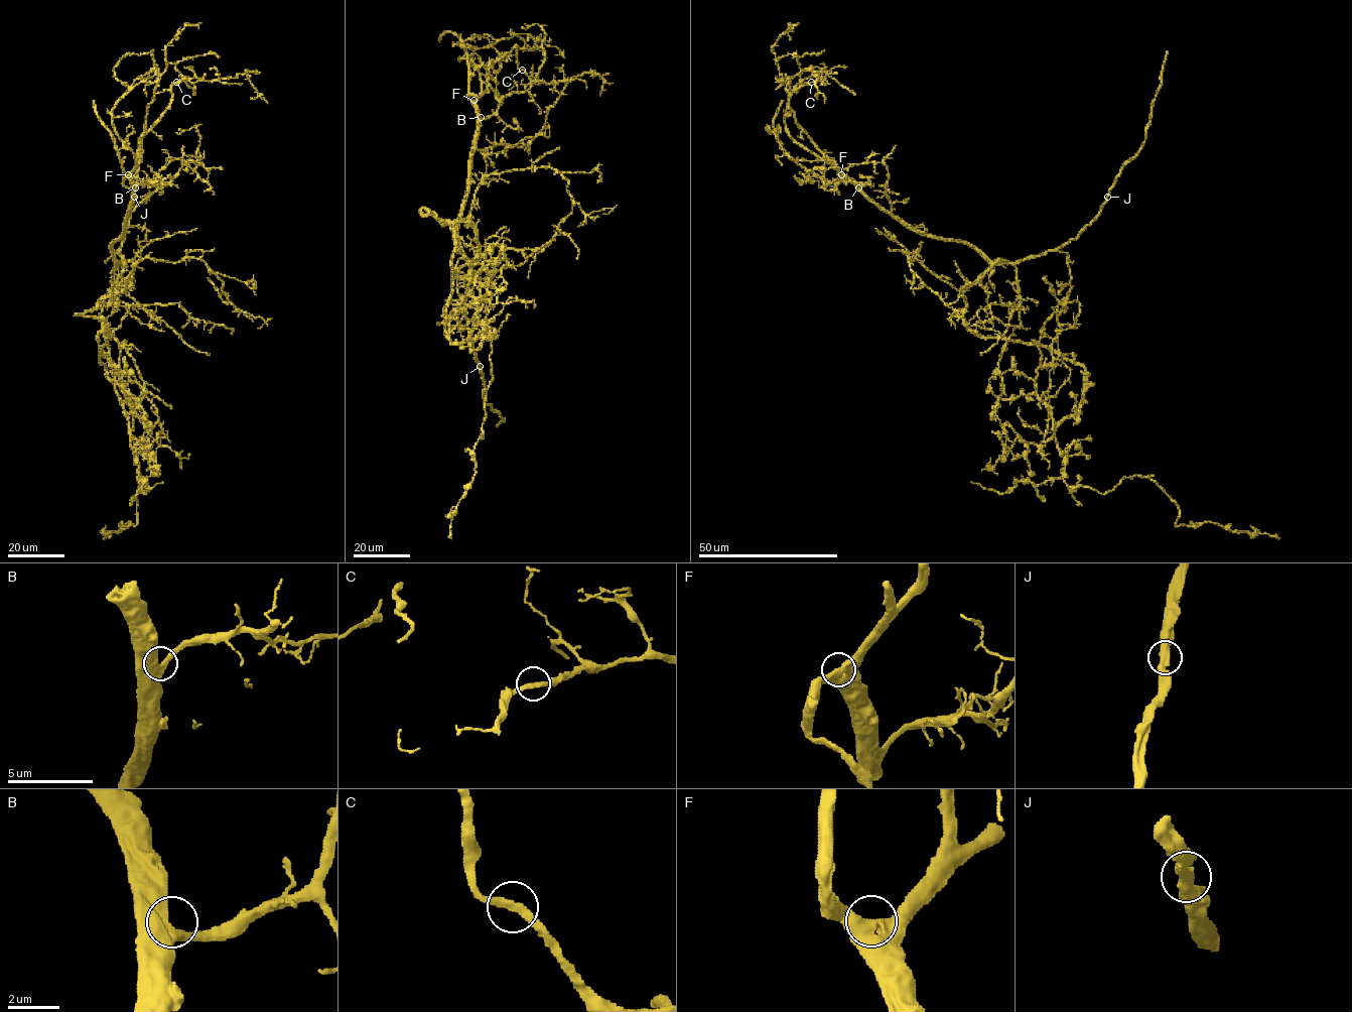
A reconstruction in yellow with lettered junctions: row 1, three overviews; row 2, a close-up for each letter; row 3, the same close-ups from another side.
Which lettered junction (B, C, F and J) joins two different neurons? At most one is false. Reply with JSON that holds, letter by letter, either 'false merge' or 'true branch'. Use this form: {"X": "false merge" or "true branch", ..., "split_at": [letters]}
{"B": "true branch", "C": "true branch", "F": "true branch", "J": "true branch", "split_at": []}

